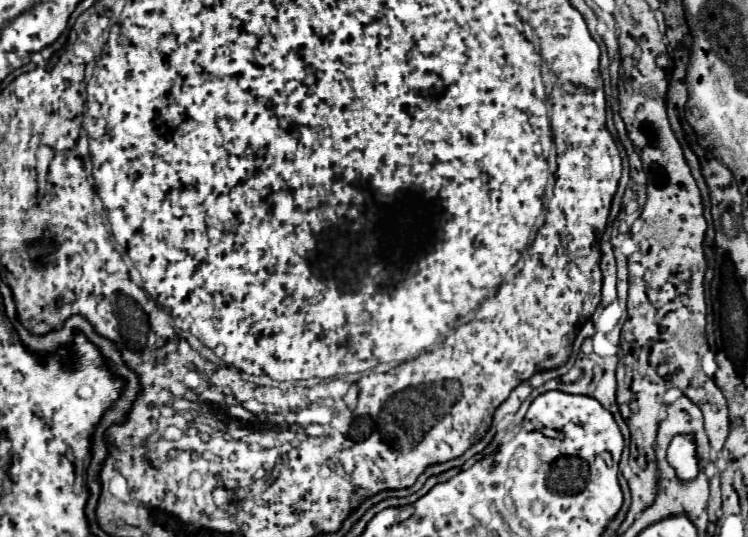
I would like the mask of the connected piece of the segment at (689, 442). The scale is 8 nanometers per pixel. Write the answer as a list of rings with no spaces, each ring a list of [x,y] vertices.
[[[694,434],[674,436],[668,450],[666,450],[666,460],[674,468],[676,478],[680,482],[696,480],[696,476],[700,472],[700,456],[696,450]]]

